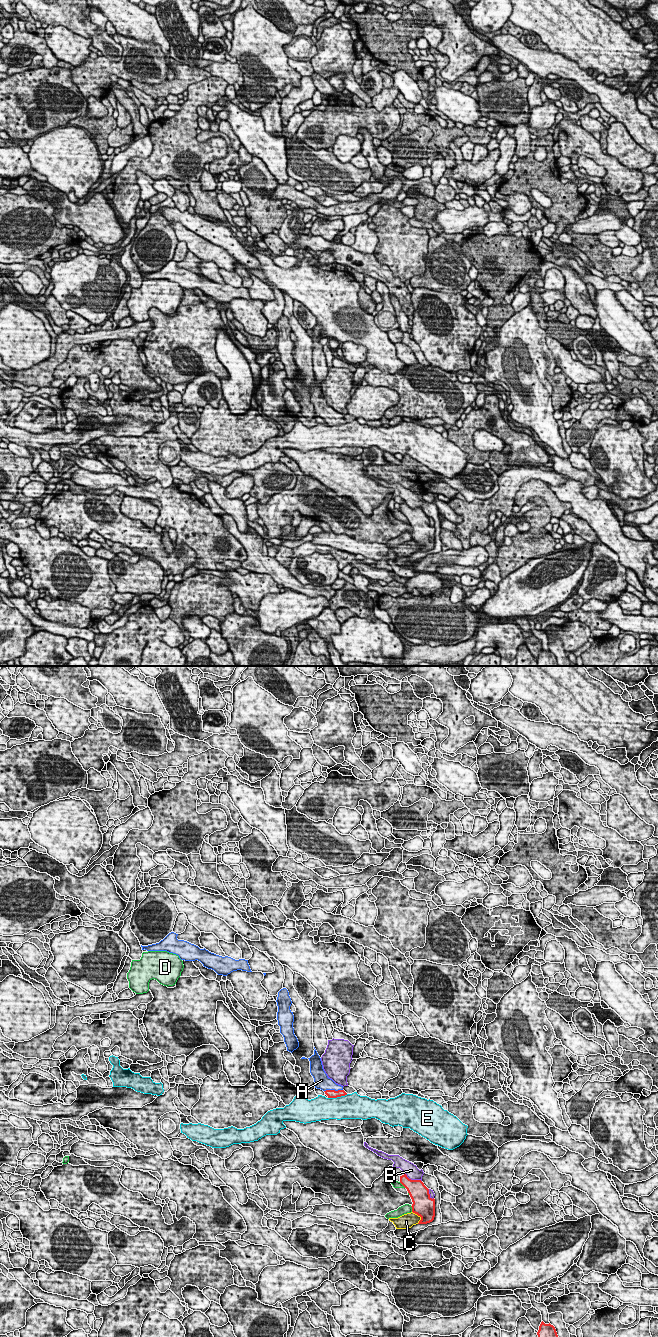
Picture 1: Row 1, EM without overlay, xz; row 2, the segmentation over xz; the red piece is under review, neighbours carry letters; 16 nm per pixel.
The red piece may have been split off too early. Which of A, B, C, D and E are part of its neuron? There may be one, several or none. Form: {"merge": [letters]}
{"merge": ["A"]}

